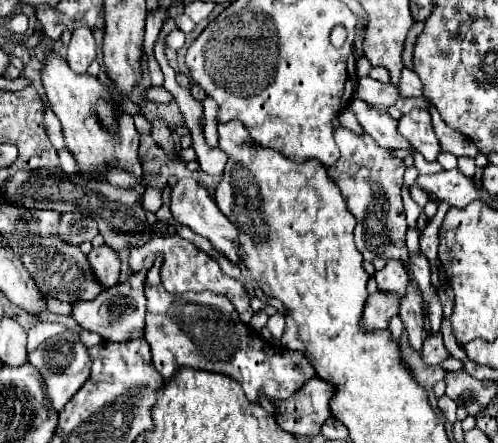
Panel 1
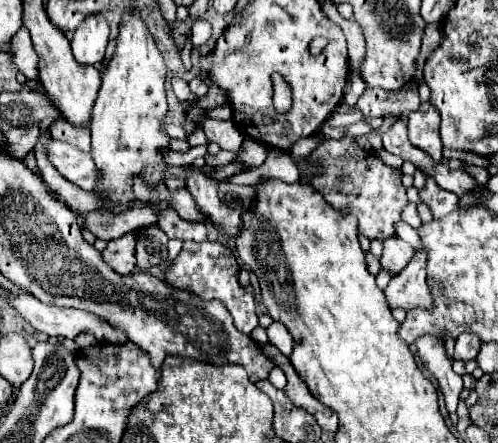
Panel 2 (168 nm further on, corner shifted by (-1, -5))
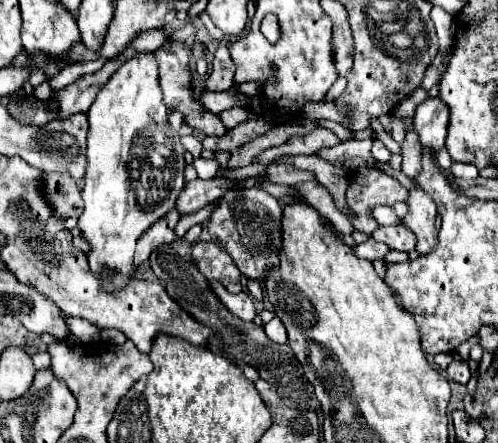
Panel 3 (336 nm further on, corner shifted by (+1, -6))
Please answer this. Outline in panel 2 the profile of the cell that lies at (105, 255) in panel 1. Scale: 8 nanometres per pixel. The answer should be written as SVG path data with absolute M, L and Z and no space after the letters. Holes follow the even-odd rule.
M130 231L120 239L108 241L106 249L102 251L104 261L120 275L128 275L136 267L136 239L138 233Z

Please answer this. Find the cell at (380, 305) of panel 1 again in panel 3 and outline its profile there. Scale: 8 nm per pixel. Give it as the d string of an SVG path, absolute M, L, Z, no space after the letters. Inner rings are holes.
M416 184L414 190L408 194L408 214L404 218L404 224L416 234L418 244L416 250L420 256L430 254L434 246L438 244L438 230L434 228L434 216L436 216L436 204L434 200Z

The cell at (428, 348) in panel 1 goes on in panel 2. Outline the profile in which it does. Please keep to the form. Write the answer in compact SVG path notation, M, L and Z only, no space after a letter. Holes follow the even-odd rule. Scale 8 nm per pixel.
M462 333L456 339L456 349L454 349L454 359L462 359L462 361L470 361L478 355L480 351L480 337L474 333Z

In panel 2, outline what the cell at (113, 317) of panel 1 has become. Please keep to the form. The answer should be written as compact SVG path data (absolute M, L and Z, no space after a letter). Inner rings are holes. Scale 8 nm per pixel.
M10 293L6 299L38 333L44 333L48 337L58 337L58 339L74 339L78 333L92 333L98 341L102 343L126 343L128 339L124 337L124 333L120 333L120 329L112 329L112 325L104 325L104 321L100 321L100 317L92 317L92 313L84 313L78 309L62 309L62 307L54 307L54 305L46 305L42 301L38 301L36 297L32 297L30 293Z

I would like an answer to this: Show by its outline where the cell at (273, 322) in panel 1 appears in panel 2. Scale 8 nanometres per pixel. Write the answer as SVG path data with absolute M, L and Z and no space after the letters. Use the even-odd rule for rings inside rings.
M274 321L266 331L268 331L268 341L272 345L276 345L286 357L290 357L290 353L292 353L292 337L290 337L288 329L282 323Z

